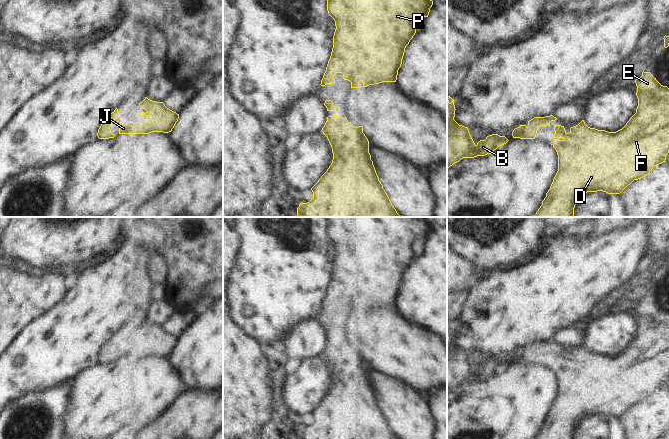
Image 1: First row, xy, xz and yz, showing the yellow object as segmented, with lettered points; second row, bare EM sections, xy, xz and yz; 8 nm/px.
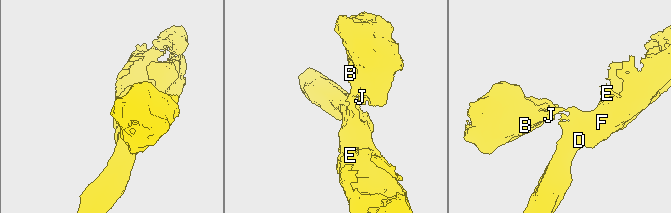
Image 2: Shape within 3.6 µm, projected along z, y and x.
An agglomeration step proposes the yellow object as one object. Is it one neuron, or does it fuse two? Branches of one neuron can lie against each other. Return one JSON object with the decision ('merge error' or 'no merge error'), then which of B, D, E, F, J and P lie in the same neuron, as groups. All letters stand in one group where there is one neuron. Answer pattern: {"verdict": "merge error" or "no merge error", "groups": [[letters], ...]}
{"verdict": "no merge error", "groups": [["B", "D", "E", "F", "J", "P"]]}

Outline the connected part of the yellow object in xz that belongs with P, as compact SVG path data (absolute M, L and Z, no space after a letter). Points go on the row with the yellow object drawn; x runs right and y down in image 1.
M327 0L328 14L335 21L333 48L326 71L321 80L321 86L335 83L336 73L342 73L343 79L351 82L351 88L359 88L382 82L396 82L398 70L401 67L405 48L416 33L417 17L428 17L432 0Z

